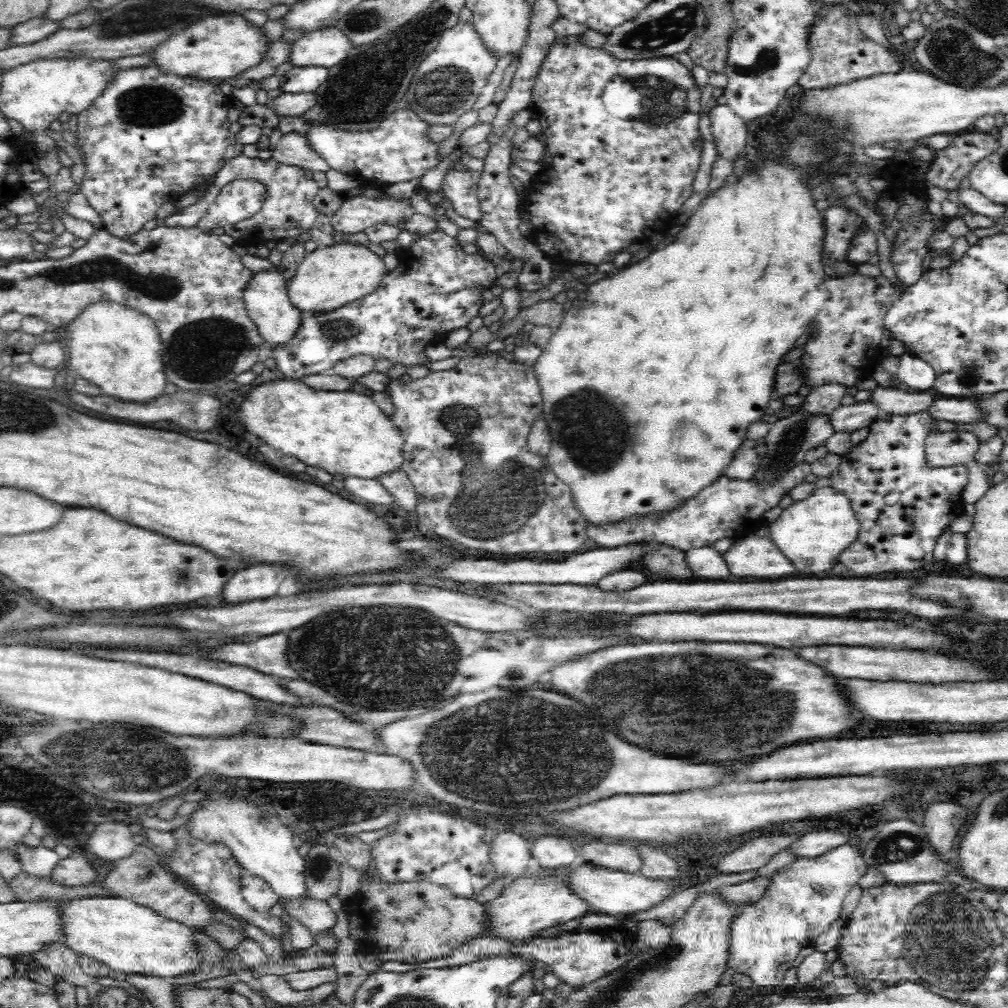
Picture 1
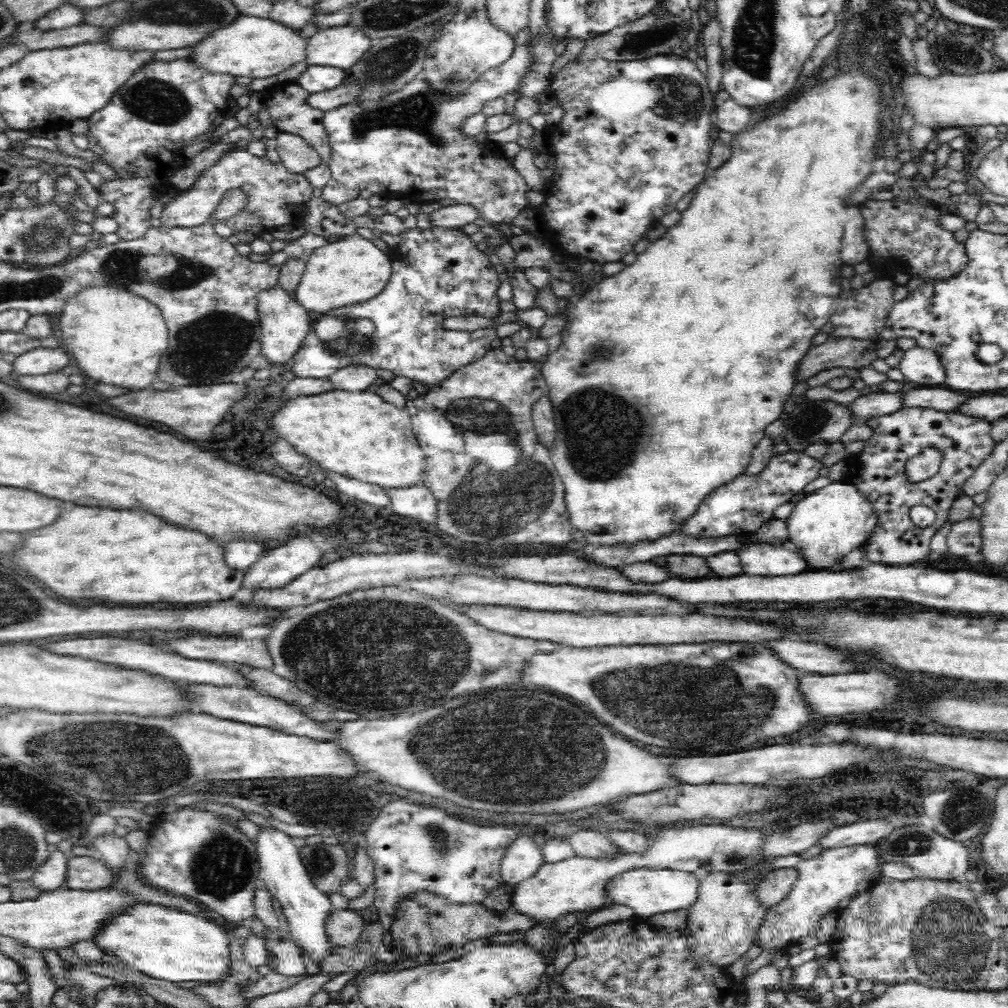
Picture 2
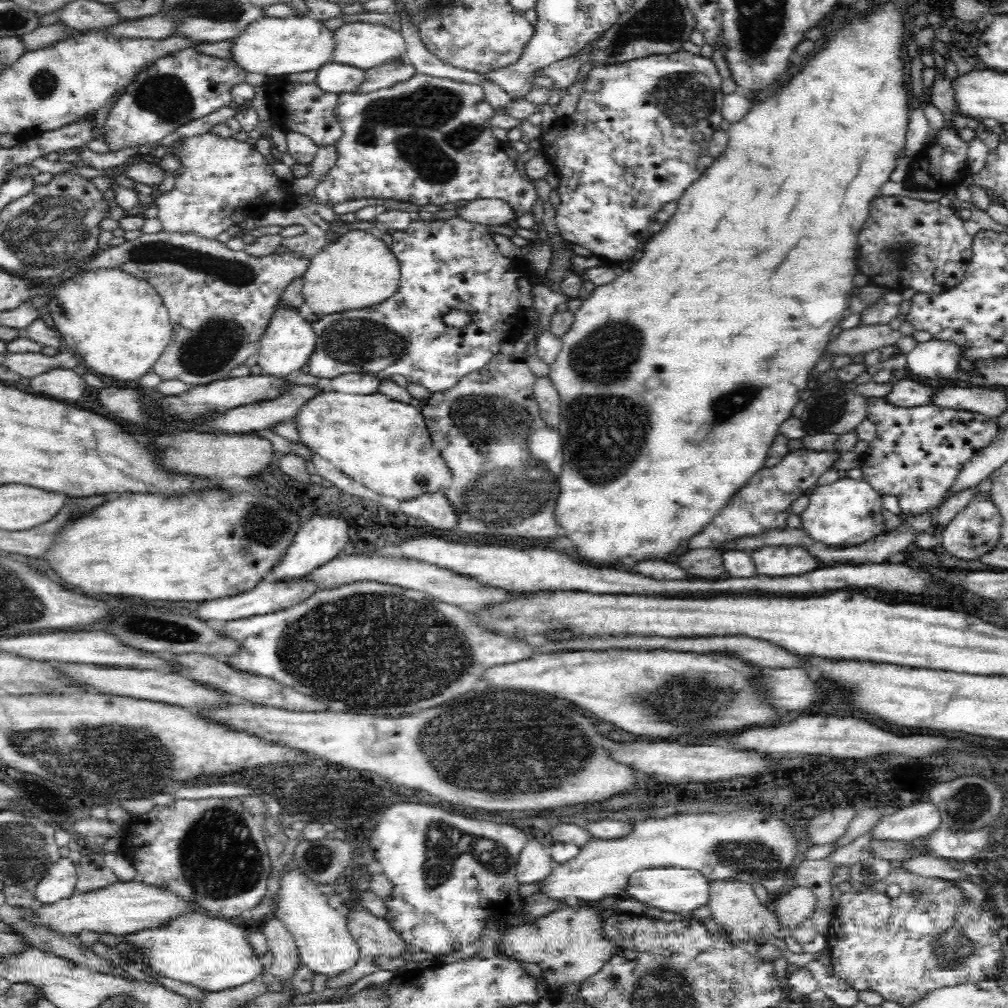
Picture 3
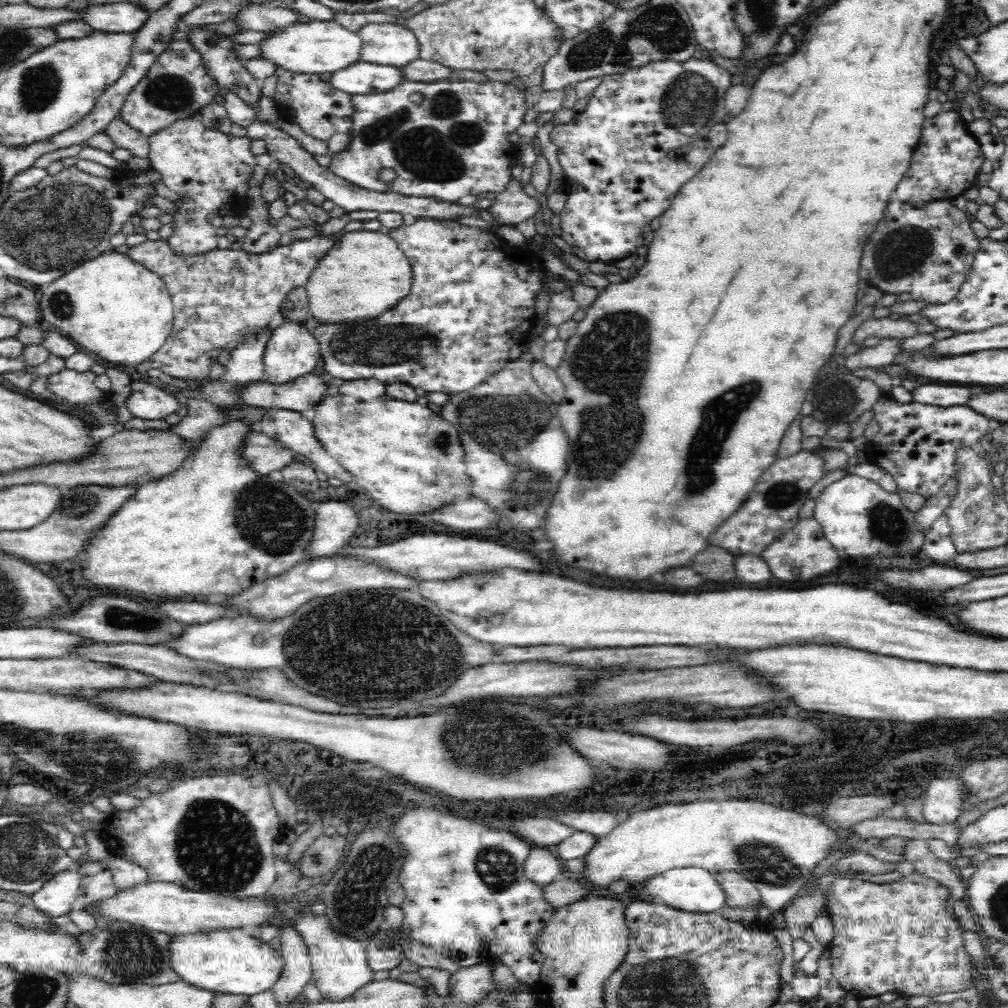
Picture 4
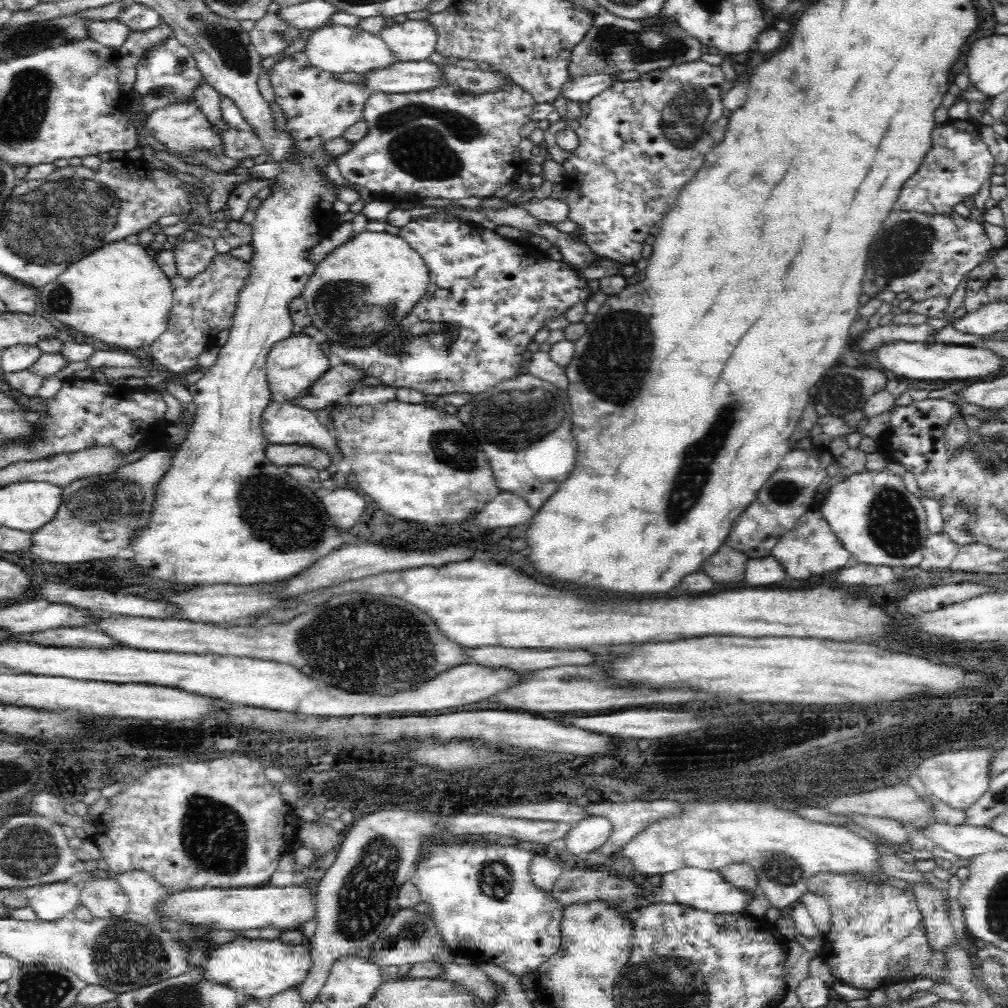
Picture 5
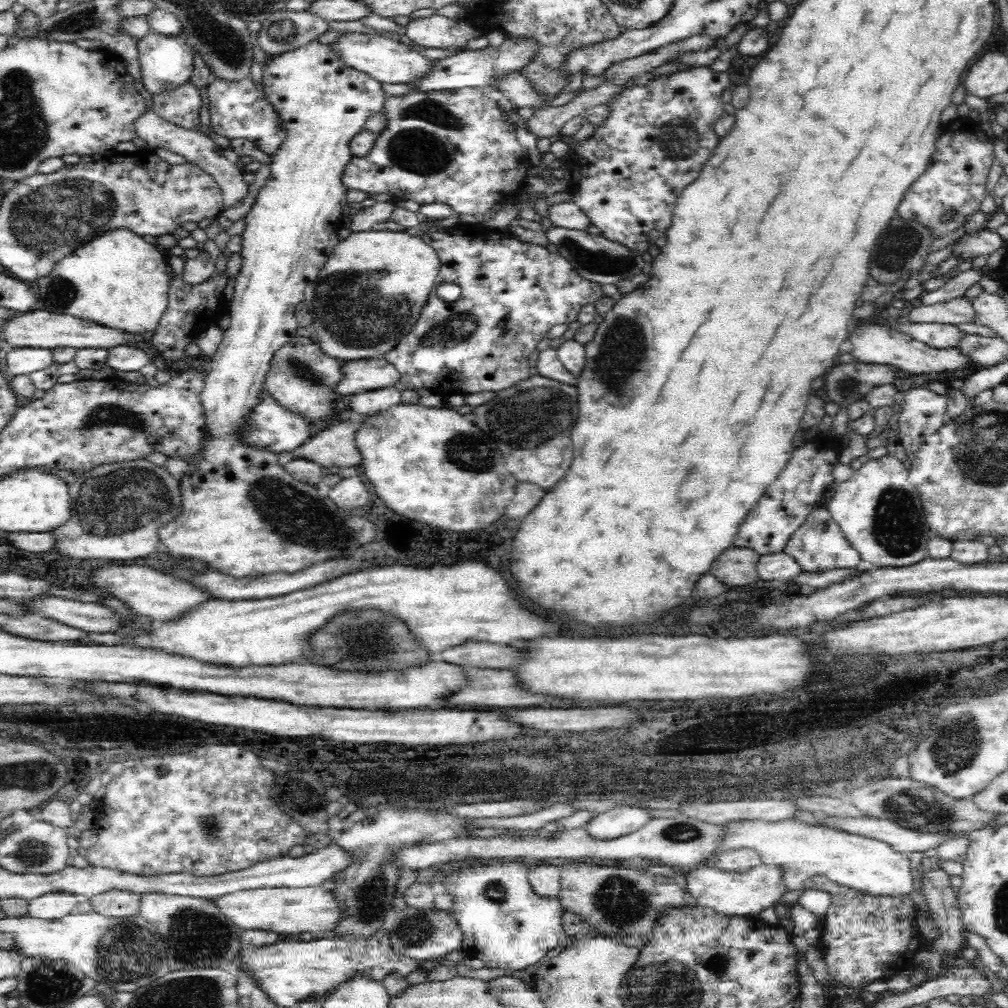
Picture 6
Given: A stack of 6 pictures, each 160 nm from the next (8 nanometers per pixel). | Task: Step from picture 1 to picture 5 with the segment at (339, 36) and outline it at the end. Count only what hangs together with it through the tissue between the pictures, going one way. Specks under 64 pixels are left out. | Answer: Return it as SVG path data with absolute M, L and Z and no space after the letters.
M426 18L395 23L381 31L380 36L387 46L399 56L400 62L428 60L439 38L439 31Z

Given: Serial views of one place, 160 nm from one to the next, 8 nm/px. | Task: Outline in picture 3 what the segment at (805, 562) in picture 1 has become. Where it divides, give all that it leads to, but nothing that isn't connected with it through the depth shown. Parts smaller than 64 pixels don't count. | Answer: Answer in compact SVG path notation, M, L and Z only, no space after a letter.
M844 477L831 484L817 486L809 498L809 506L800 514L801 529L808 530L814 540L828 546L848 548L886 533L887 520L882 514L883 496L868 481Z

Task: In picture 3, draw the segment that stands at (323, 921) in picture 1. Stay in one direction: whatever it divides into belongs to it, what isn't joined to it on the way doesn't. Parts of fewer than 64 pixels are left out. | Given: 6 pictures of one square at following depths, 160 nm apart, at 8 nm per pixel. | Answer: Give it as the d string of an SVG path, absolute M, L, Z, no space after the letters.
M358 908L358 910L350 911L347 917L348 929L350 929L352 937L356 939L356 943L360 945L361 955L375 956L391 956L400 957L402 954L406 954L406 941L402 939L400 933L396 932L396 929L392 928L392 925L383 918L378 918L372 915L364 908Z

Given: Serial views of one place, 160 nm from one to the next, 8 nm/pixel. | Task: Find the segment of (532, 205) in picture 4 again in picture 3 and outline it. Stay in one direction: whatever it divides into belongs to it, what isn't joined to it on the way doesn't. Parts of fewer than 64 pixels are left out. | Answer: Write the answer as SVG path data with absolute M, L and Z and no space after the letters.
M483 198L469 201L468 204L456 210L456 216L470 222L479 222L486 226L506 226L518 215L514 207L506 200Z

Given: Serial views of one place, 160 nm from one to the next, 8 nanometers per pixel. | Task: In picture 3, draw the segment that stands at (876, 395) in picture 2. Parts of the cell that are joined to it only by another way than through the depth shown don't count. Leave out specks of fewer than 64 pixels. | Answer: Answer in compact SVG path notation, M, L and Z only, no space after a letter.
M911 378L900 379L892 390L884 396L888 403L900 405L900 407L914 408L916 406L932 404L936 390L924 383L919 383Z

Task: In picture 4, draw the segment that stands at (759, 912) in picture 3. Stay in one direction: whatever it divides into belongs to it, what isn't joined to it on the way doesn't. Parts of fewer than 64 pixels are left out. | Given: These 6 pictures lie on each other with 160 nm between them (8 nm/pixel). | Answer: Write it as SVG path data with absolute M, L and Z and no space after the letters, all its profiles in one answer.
M722 871L715 875L720 886L726 891L726 906L752 908L760 901L759 888L742 873Z

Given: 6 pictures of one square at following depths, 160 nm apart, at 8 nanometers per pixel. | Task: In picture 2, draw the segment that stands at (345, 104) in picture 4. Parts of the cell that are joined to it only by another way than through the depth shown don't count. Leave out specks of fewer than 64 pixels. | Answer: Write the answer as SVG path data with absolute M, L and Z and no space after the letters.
M295 82L279 84L266 92L268 100L263 101L262 110L268 112L279 132L289 132L301 136L320 154L321 164L324 162L326 166L329 166L330 160L332 160L332 145L330 145L330 135L328 135L323 121L325 112L312 107L310 101L308 101L310 96L310 92L306 92L304 88L301 88Z

